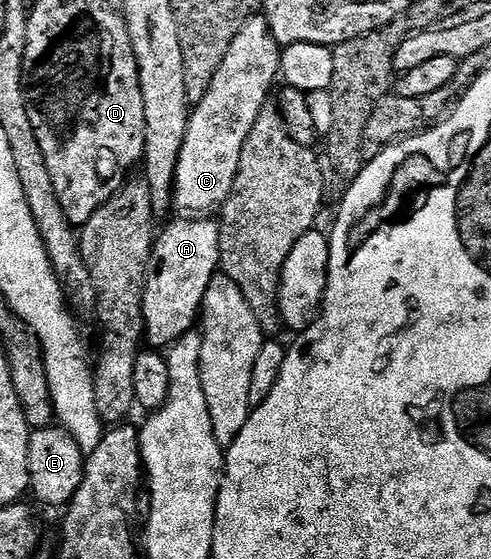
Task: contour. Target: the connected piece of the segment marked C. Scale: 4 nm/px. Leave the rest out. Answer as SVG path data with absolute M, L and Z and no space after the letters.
M254 16L251 18L242 28L242 32L238 32L238 36L234 36L234 44L230 44L230 52L226 52L226 60L222 60L222 64L218 64L218 72L214 72L214 80L210 80L210 88L206 92L206 96L202 96L202 100L195 103L194 109L188 116L186 140L182 144L182 152L178 154L178 172L174 176L174 188L172 189L173 207L175 207L177 211L180 209L179 213L181 215L211 215L213 212L219 211L225 200L230 196L230 188L234 188L234 176L238 176L238 160L242 160L242 144L246 144L246 136L250 136L250 128L254 128L254 120L258 120L262 108L269 105L270 98L268 98L268 93L271 92L272 85L278 82L281 49L282 47L274 40L274 36L268 27L268 22L262 16Z

